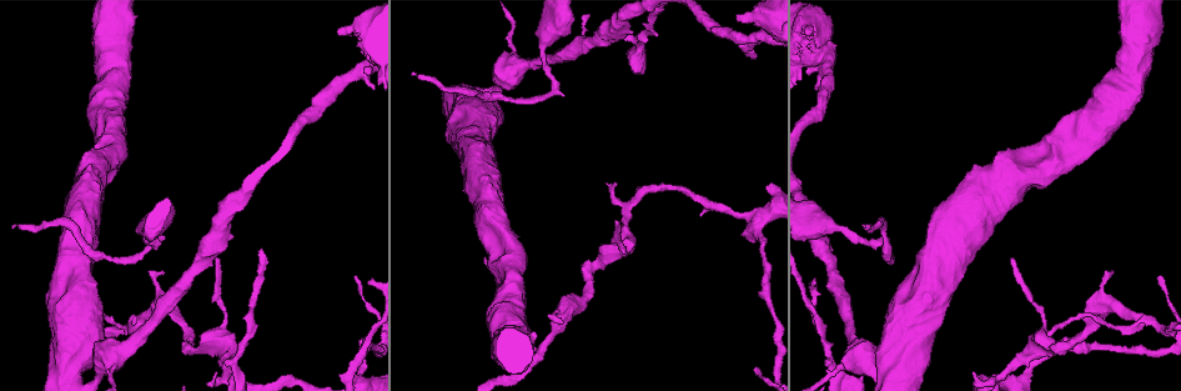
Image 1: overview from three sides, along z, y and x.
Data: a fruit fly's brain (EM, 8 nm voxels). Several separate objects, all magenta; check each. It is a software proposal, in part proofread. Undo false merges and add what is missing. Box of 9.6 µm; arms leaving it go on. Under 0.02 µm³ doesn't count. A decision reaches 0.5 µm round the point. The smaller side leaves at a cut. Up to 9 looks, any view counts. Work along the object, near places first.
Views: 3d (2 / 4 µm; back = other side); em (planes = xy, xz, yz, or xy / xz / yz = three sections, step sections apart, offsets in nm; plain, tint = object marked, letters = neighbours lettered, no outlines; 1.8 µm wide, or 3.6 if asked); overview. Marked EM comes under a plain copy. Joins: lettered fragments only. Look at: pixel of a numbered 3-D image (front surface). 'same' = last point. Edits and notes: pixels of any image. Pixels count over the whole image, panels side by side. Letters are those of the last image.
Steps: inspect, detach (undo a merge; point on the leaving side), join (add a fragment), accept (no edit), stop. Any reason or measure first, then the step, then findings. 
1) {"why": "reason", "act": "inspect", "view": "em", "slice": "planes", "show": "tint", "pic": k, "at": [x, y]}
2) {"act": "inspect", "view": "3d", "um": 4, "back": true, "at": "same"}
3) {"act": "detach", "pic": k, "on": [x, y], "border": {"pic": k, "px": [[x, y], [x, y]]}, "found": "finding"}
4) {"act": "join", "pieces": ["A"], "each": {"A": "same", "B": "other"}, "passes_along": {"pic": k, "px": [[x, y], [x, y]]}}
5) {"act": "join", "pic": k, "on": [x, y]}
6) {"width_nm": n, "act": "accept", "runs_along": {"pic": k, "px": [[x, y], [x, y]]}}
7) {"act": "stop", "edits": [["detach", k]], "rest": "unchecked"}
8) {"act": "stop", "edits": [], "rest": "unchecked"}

{"why": "an open end", "act": "inspect", "view": "em", "slice": "planes", "show": "tint", "pic": 1, "at": [218, 257]}

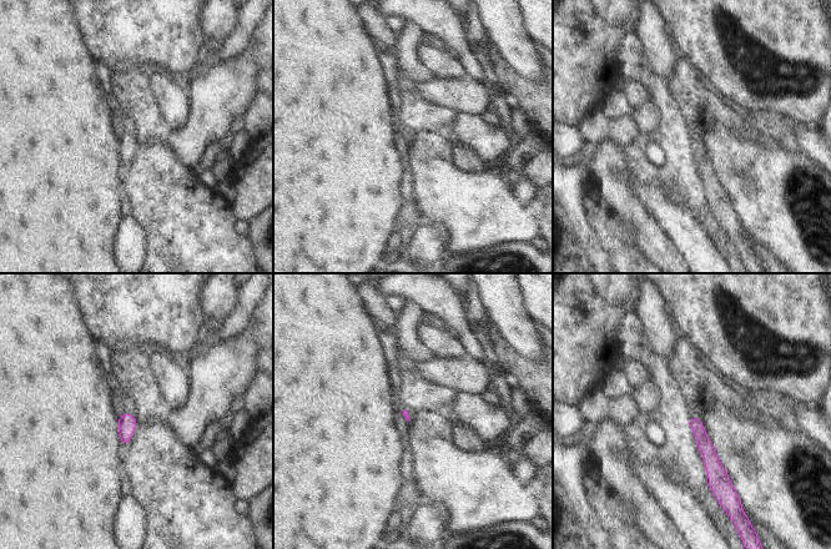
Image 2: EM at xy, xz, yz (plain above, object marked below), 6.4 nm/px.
{"act": "inspect", "view": "em", "slice": "planes", "show": "letters", "at": "same"}

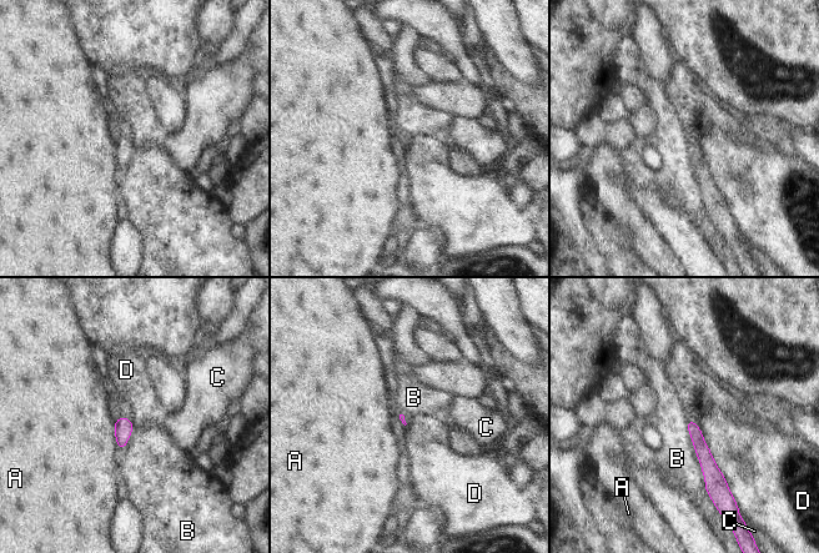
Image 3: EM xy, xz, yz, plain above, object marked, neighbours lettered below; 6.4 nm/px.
{"act": "accept", "each": {"A": "other", "B": "other", "C": "other", "D": "other"}, "runs_along": {"pic": 3, "px": [[691, 425], [716, 481], [716, 487]]}, "found": "none of them fits"}

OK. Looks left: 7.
{"why": "tapers out", "act": "inspect", "view": "3d", "um": 2, "pic": 1, "at": [163, 273]}

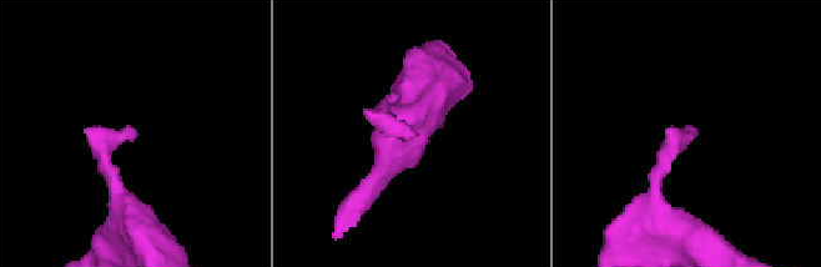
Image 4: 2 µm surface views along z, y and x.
{"why": "shape alone is not enough", "act": "inspect", "view": "em", "um": 3.6, "slice": "planes", "show": "letters", "pic": 4, "at": [138, 134]}

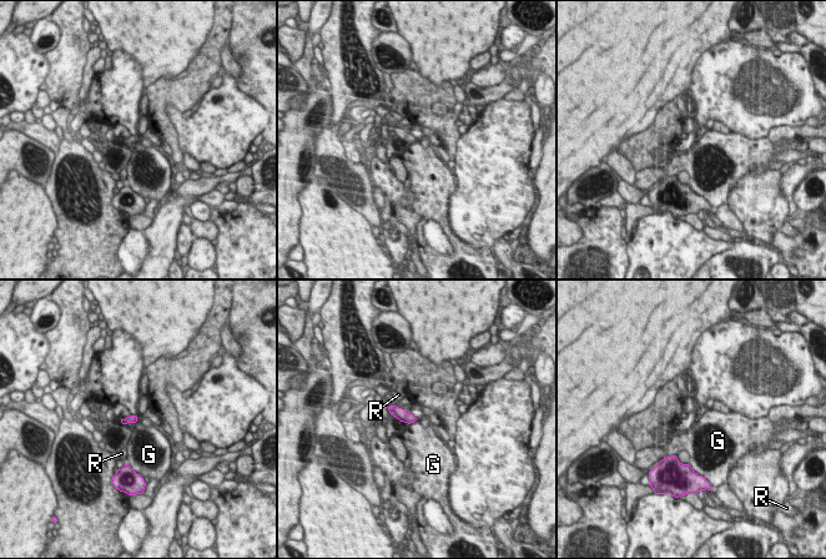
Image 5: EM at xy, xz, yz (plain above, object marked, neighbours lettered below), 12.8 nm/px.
{"act": "accept", "each": {"G": "other", "R": "other"}, "found": "no lettered fragment goes on from it"}

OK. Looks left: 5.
{"act": "inspect", "view": "em", "slice": "yz", "step": 4, "show": "tint", "pic": 1, "at": [237, 373]}

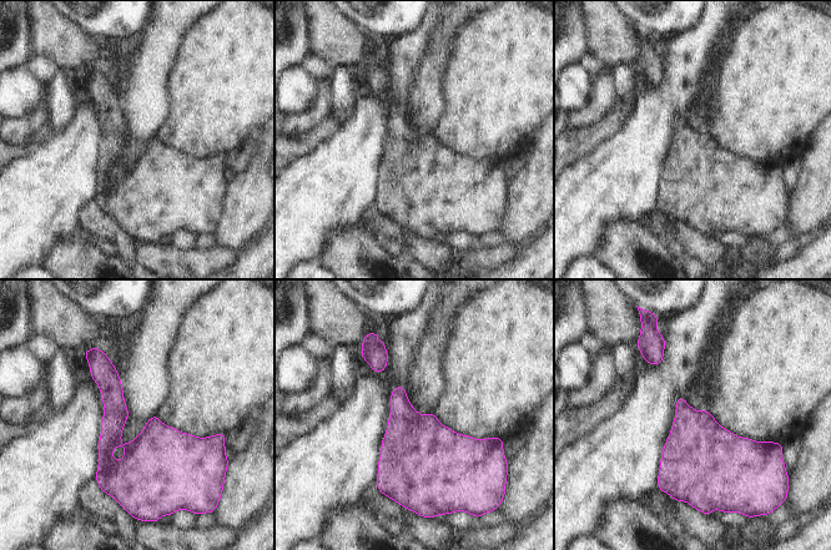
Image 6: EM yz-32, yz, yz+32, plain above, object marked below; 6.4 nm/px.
{"act": "inspect", "view": "em", "slice": "yz", "step": 4, "show": "letters", "at": "same"}

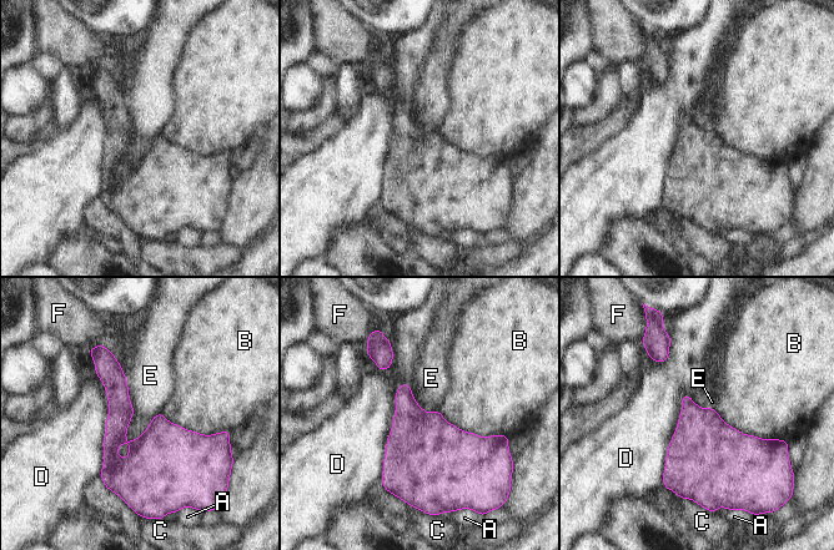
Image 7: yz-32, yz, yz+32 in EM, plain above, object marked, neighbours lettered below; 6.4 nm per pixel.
{"act": "accept", "each": {"A": "other", "B": "other", "C": "other", "D": "other", "E": "other", "F": "other"}, "border": {"pic": 7, "px": [[124, 374], [134, 413], [121, 460]]}, "found": "all the same neuron"}

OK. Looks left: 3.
{"why": "branch stops here", "act": "inspect", "view": "em", "slice": "planes", "show": "letters", "pic": 1, "at": [411, 75]}

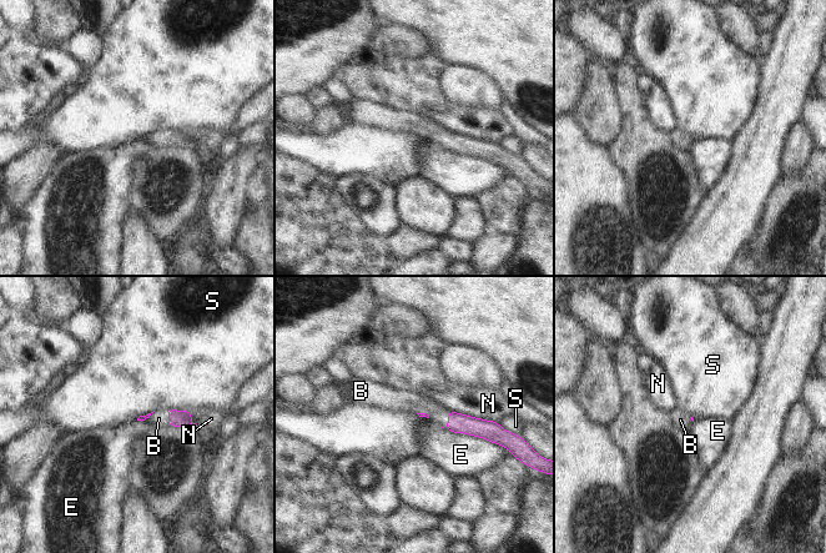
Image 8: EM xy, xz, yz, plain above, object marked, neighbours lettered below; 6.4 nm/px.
{"act": "join", "pieces": ["B"], "each": {"B": "same", "E": "other", "N": "other", "S": "other"}, "passes_along": {"pic": 8, "px": [[457, 422], [448, 420], [417, 402]]}, "found": "the neuron continues"}

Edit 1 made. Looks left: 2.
{"act": "stop", "edits": [["join", 8]], "rest": "unchecked"}

